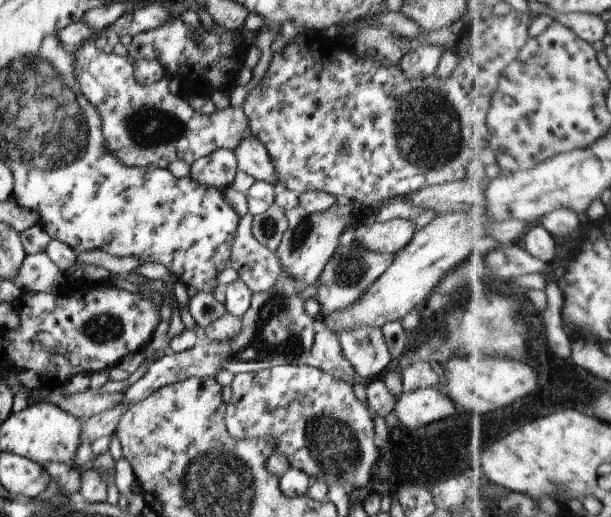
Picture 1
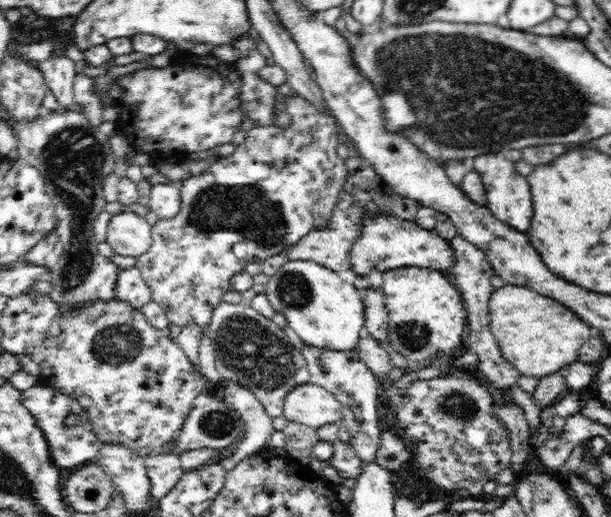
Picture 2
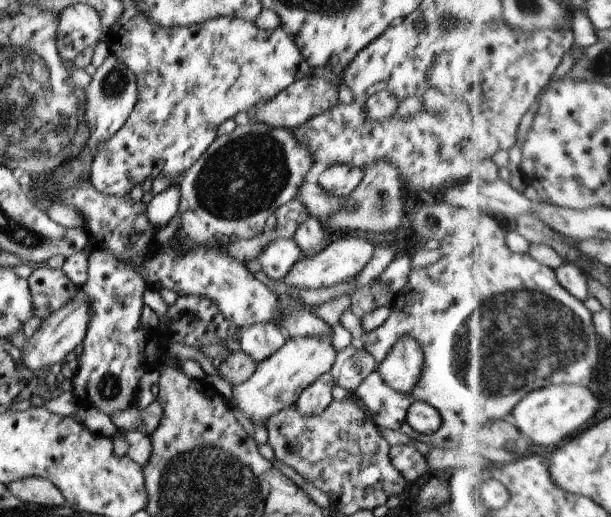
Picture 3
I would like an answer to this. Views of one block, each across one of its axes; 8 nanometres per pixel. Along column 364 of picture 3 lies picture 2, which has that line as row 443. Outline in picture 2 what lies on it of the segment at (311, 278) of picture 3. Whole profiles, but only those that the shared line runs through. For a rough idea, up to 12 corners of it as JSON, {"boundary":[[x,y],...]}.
{"boundary":[[227,383],[222,401],[245,424],[236,452],[220,462],[232,467],[264,453],[273,418],[252,391]]}

